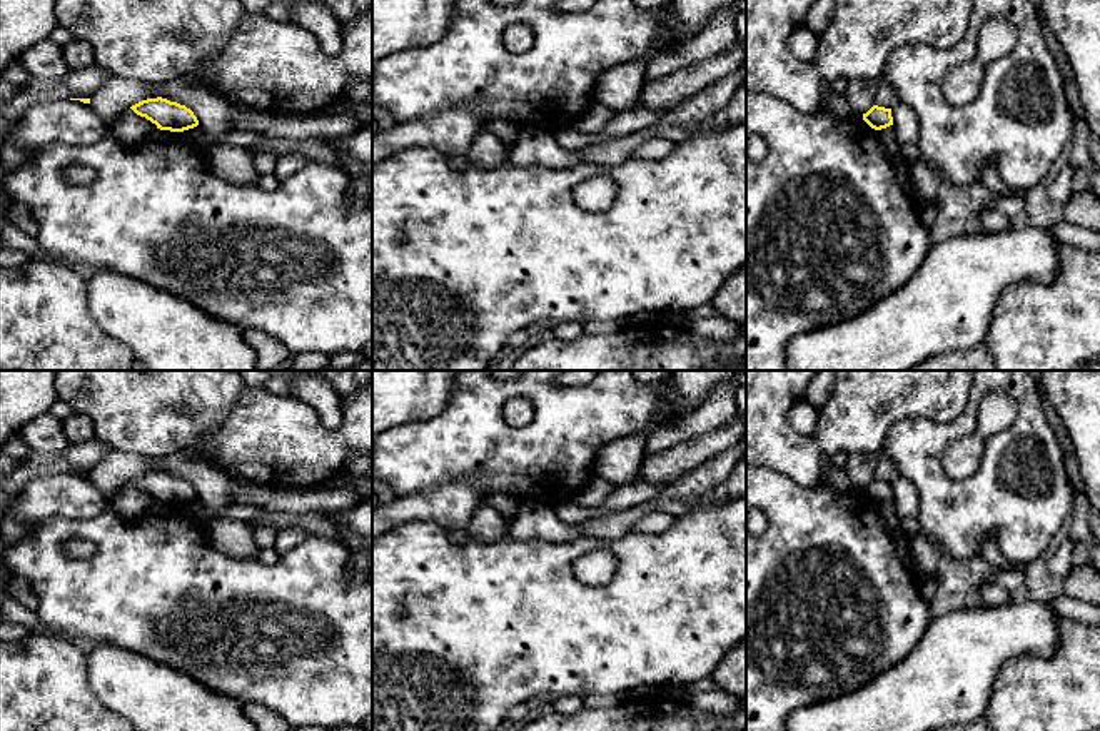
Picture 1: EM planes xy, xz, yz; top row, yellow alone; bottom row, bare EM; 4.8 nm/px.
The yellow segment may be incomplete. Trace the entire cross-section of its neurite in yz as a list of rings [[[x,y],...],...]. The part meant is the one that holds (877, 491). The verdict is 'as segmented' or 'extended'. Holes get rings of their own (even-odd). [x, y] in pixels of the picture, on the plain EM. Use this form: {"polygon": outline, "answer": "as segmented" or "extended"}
{"polygon": [[[873,479],[863,487],[863,494],[875,504],[886,502],[893,499],[891,482]]], "answer": "as segmented"}

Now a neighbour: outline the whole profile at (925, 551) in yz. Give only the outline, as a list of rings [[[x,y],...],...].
[[[893,499],[878,504],[883,521],[891,536],[905,532],[910,537],[910,551],[915,557],[915,572],[918,579],[936,576],[940,547],[930,541],[923,532],[906,532],[901,521],[896,517]]]

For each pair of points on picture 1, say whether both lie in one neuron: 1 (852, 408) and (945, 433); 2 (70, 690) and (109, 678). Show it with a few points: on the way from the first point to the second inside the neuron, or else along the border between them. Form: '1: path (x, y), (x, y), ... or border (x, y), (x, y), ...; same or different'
1: border (938, 421), (900, 419), (887, 433), (882, 451); different
2: border (85, 656), (90, 690), (116, 713); different

